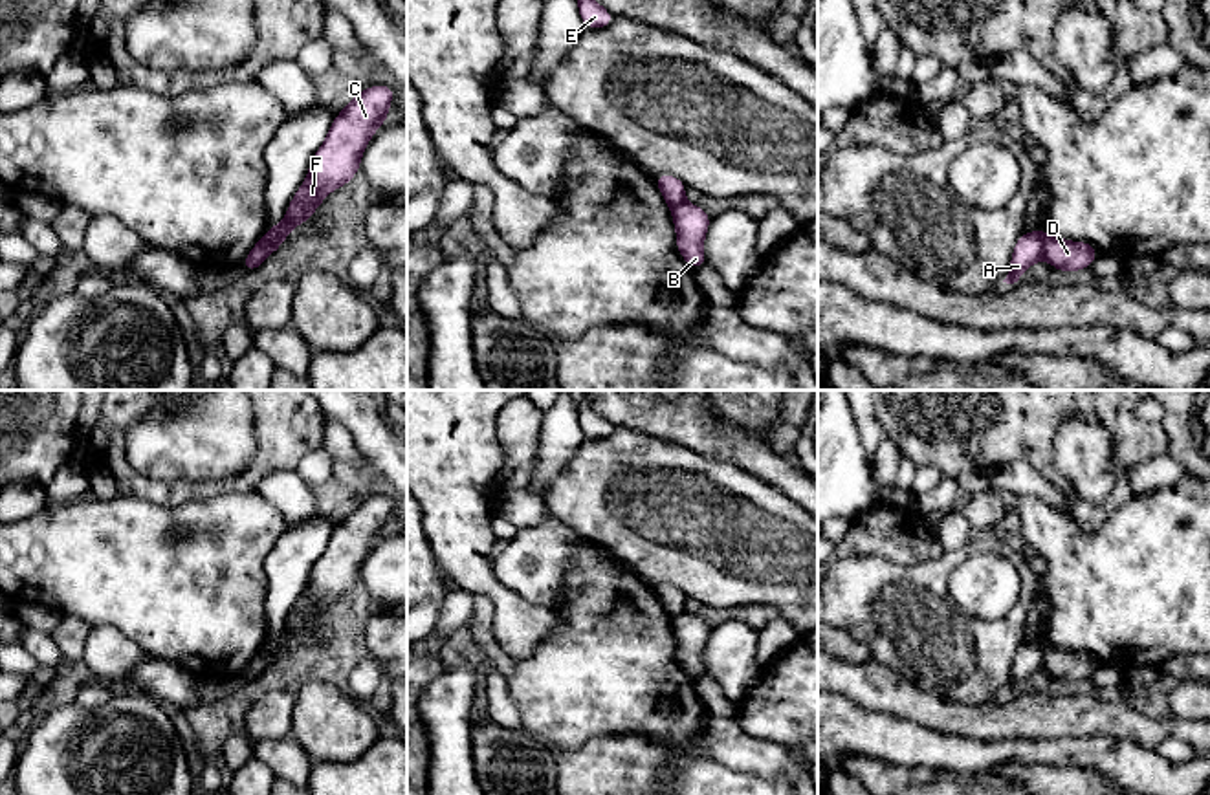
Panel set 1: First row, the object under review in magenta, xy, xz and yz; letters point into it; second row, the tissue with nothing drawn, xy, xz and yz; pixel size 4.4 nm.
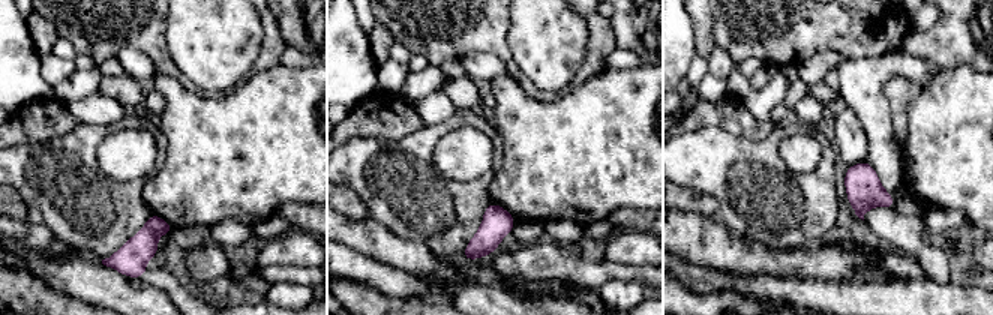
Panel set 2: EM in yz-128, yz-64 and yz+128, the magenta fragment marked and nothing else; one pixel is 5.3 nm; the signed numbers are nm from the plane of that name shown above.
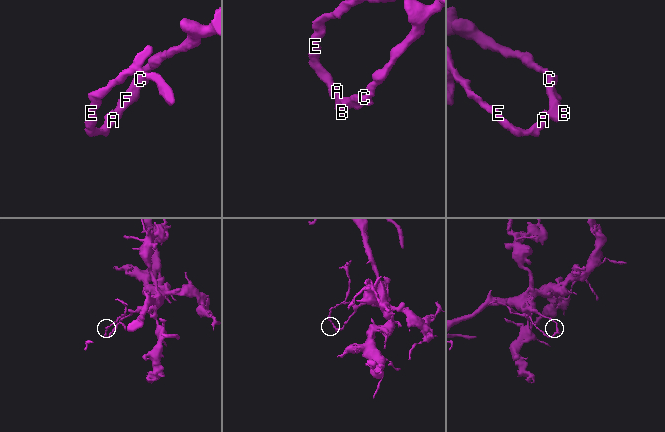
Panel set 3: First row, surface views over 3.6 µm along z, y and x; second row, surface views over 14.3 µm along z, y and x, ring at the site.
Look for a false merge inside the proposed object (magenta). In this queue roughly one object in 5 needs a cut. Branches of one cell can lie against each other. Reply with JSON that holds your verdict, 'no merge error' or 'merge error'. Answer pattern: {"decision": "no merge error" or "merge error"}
{"decision": "merge error"}

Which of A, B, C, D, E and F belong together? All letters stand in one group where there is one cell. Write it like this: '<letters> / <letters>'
A E / B C D F

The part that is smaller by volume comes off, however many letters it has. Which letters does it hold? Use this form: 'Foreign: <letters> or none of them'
Foreign: A, E

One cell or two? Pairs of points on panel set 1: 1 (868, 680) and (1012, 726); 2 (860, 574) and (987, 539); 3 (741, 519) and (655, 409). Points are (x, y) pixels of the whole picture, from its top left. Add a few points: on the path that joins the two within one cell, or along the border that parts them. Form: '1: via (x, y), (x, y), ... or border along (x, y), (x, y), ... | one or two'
1: via (904, 700), (954, 718), (976, 720) | one
2: via (891, 577), (932, 577), (956, 557) | one
3: border along (644, 431), (725, 462) | two

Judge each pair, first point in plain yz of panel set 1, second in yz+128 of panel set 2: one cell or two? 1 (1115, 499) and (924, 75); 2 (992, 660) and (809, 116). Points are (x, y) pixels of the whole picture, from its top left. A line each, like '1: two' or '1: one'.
1: two
2: two

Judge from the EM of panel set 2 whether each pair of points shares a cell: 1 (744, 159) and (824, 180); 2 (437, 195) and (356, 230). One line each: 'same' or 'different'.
1: same
2: different

